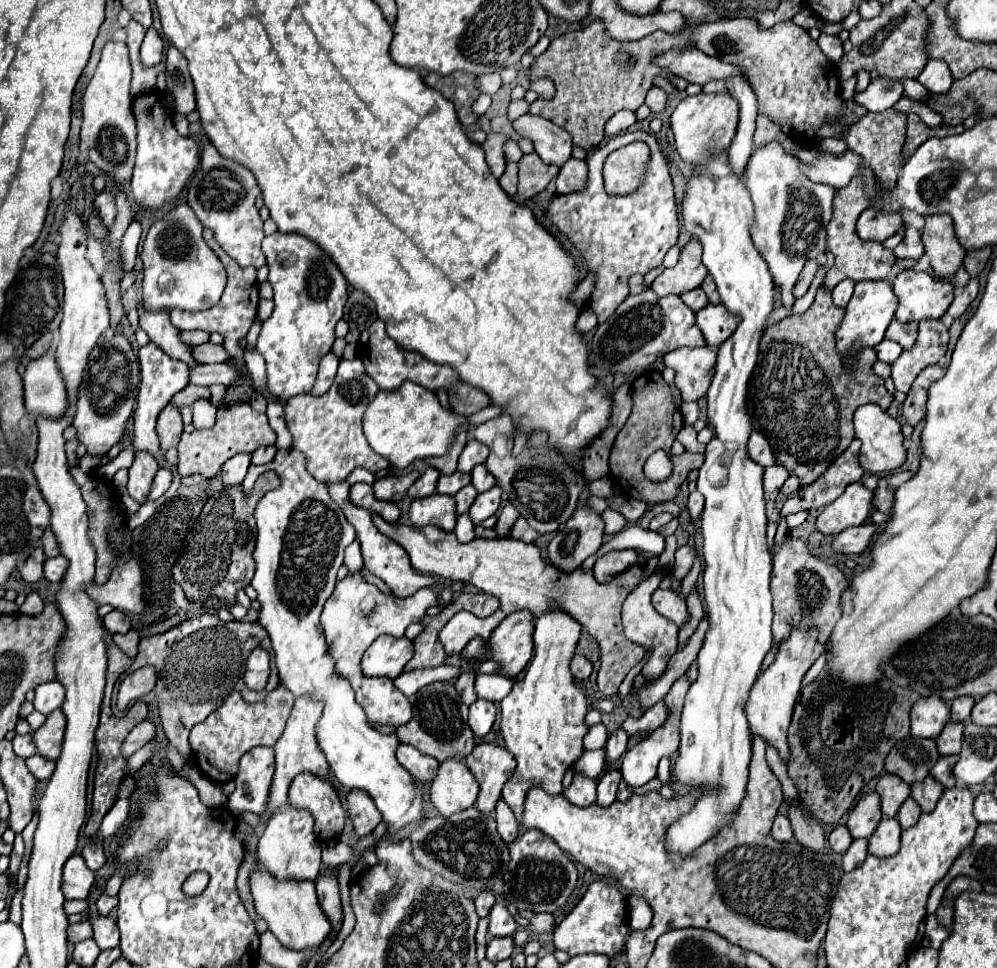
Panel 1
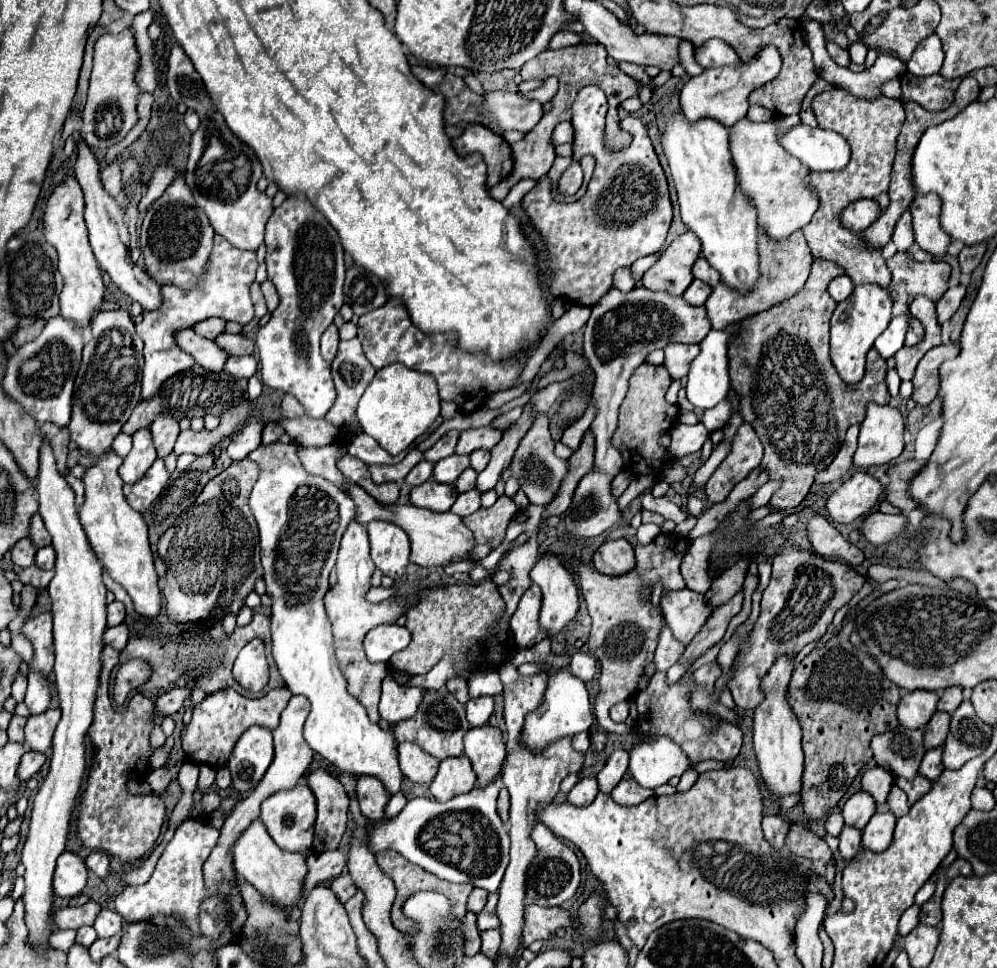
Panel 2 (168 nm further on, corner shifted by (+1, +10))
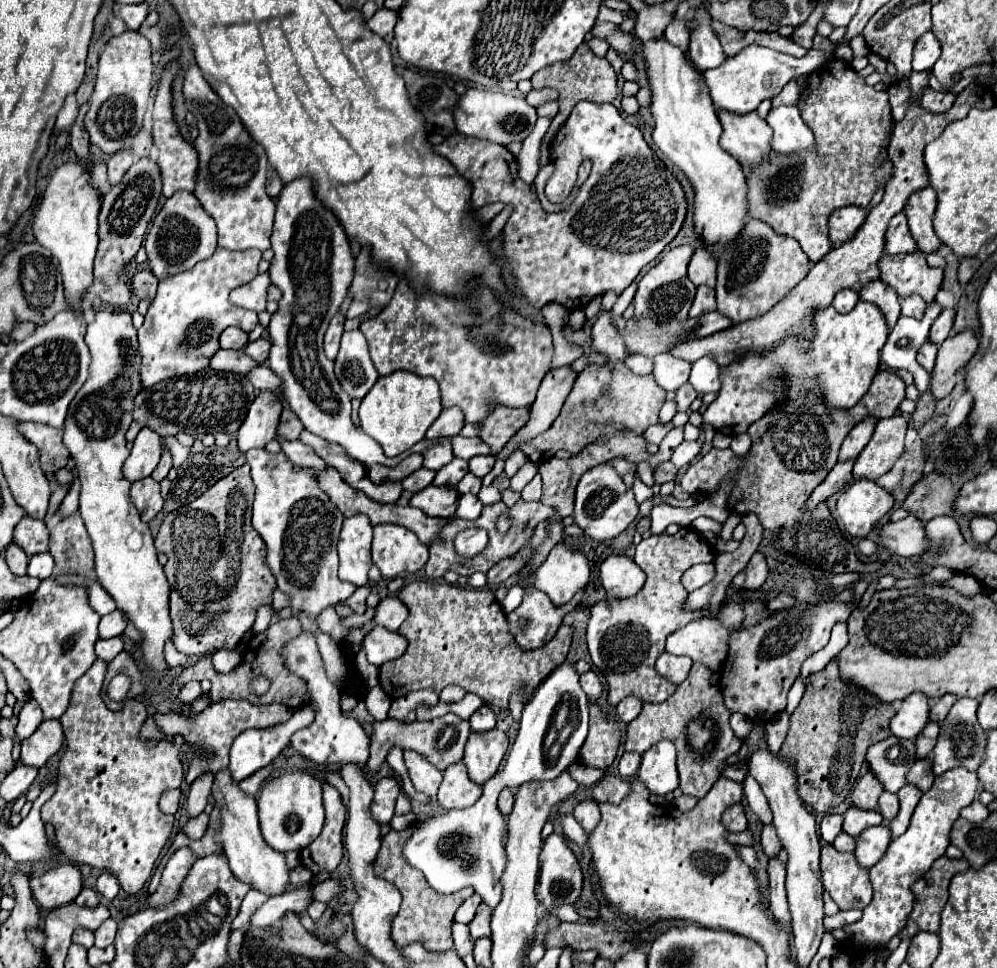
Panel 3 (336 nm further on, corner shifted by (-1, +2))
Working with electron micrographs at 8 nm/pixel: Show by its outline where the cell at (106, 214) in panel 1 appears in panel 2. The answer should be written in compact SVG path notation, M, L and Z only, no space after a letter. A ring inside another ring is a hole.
M111 163L107 167L103 167L101 171L101 183L103 183L103 189L111 195L111 197L117 197L119 191L121 191L121 169L117 163Z

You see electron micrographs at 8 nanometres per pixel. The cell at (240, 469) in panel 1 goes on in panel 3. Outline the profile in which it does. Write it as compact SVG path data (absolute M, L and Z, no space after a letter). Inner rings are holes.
M261 391L237 433L239 449L249 451L253 447L265 447L271 439L275 439L281 409L283 403L273 391Z

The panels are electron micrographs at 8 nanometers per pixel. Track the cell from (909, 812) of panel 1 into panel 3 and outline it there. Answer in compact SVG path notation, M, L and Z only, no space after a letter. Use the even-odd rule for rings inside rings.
M883 791L879 797L879 813L883 815L883 823L887 825L887 821L891 821L899 811L899 799L895 793L887 793Z

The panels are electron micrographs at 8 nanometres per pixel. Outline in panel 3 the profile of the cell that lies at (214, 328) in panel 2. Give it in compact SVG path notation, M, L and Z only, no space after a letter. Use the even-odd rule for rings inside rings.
M231 327L231 329L225 329L225 333L221 333L223 349L245 349L247 343L249 343L249 335L243 329Z

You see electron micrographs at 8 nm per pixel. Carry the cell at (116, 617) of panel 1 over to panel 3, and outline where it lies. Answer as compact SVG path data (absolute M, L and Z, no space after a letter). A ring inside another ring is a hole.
M117 609L105 617L101 617L101 623L99 623L99 637L101 639L111 639L111 637L119 637L123 635L123 629L125 629L127 621L125 621L125 615Z

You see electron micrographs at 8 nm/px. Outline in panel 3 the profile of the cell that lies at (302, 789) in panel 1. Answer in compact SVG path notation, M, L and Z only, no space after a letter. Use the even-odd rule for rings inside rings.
M323 785L323 805L325 805L325 827L321 835L307 847L309 851L309 869L313 873L319 871L335 871L343 859L343 827L347 819L347 809L341 801L341 795L335 787Z

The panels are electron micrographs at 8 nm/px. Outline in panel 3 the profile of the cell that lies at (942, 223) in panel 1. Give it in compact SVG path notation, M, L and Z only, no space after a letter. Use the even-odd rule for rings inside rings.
M927 185L925 189L915 191L905 205L905 215L909 221L909 231L923 253L933 253L939 249L941 241L933 231L933 213L935 213L935 189Z

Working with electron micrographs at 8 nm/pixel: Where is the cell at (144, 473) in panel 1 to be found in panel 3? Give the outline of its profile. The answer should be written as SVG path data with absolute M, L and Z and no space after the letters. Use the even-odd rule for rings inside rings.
M143 427L133 441L131 455L125 461L123 467L125 477L129 481L137 481L141 477L151 475L159 463L159 457L161 457L161 437L149 427Z

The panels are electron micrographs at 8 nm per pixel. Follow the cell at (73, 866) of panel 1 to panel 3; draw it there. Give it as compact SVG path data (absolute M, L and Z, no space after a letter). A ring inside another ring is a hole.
M63 863L55 869L49 869L45 875L31 879L33 897L37 899L37 905L47 911L73 903L81 887L81 873L71 863Z

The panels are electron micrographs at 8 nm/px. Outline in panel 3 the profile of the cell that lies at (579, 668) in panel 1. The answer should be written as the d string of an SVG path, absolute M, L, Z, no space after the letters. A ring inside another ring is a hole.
M587 671L587 673L581 675L581 687L583 687L583 691L587 693L589 699L599 699L601 697L603 685L601 685L601 681L599 681L595 671Z

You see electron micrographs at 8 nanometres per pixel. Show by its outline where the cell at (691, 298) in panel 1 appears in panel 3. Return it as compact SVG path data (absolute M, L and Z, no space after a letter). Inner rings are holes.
M699 285L697 287L697 297L693 301L693 307L689 311L689 317L699 317L703 313L709 313L709 311L715 311L715 291L707 285Z

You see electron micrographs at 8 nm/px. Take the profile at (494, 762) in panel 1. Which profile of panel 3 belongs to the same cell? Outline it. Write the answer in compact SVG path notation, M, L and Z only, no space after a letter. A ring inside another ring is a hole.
M491 729L483 733L473 731L467 739L465 757L463 757L469 777L477 785L483 785L485 781L489 781L497 773L497 767L503 761L507 747L509 747L509 739L499 729Z

